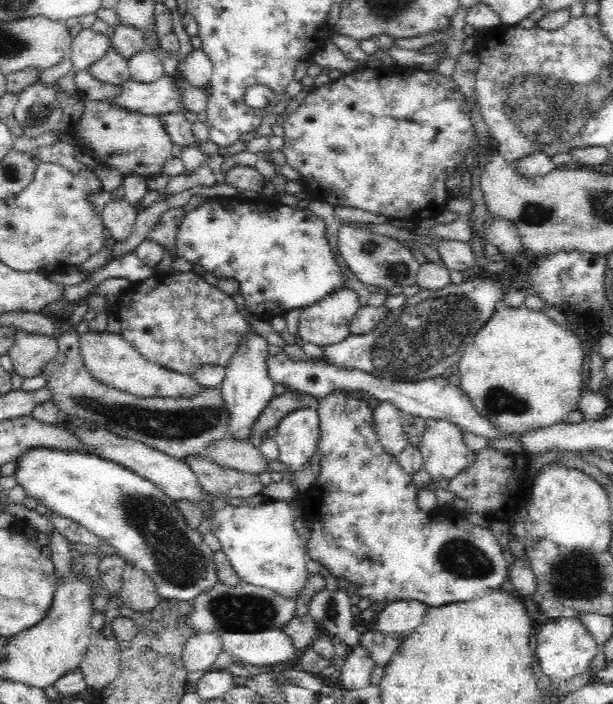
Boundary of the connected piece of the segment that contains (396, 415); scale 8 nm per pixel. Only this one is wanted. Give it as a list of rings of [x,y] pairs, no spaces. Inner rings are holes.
[[[380,402],[374,410],[374,430],[380,439],[380,444],[395,457],[409,444],[404,430],[403,413],[390,402]]]

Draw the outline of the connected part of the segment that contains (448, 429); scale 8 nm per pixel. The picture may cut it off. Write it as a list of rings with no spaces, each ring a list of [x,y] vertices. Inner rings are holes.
[[[425,420],[424,429],[419,449],[423,456],[423,468],[430,475],[434,483],[440,480],[451,481],[467,467],[468,445],[463,441],[462,430],[446,420]]]

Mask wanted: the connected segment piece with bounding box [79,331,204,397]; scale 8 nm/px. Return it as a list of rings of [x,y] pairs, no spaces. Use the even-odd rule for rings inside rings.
[[[89,331],[79,340],[80,355],[86,369],[101,384],[138,397],[192,397],[204,390],[193,380],[193,376],[167,370],[159,364],[146,360],[133,344],[123,340],[120,333]]]

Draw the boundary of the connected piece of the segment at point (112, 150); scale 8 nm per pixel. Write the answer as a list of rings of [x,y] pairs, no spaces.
[[[85,99],[84,112],[77,121],[68,134],[84,140],[89,151],[100,156],[102,164],[119,170],[125,177],[132,174],[148,178],[160,175],[164,162],[173,157],[174,145],[159,115],[128,111],[112,105],[108,99]]]

